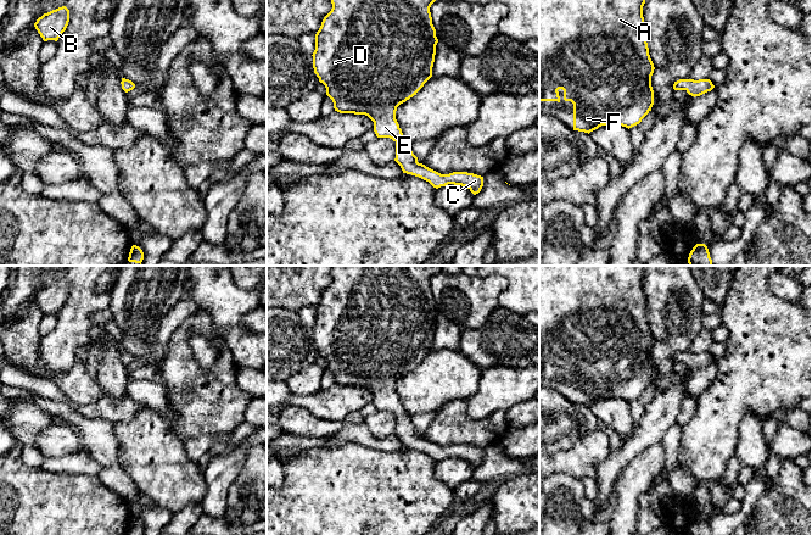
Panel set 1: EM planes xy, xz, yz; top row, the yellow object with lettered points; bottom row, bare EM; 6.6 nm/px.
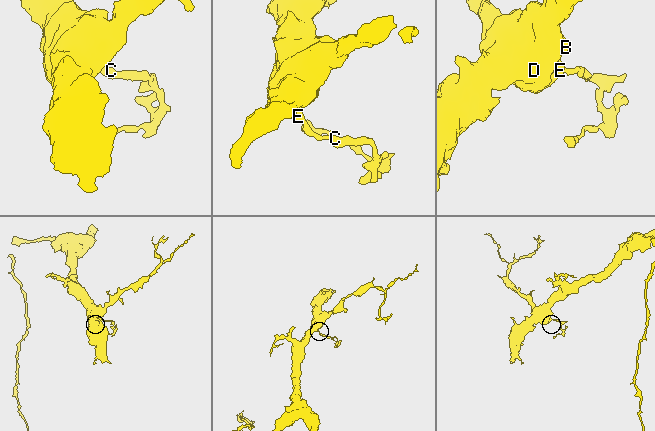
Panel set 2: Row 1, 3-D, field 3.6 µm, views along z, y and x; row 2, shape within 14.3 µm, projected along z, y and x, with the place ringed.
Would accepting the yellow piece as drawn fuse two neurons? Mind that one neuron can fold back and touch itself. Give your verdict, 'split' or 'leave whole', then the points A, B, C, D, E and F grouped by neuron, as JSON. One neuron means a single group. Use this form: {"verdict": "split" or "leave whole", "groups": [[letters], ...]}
{"verdict": "leave whole", "groups": [["A", "B", "C", "D", "E", "F"]]}

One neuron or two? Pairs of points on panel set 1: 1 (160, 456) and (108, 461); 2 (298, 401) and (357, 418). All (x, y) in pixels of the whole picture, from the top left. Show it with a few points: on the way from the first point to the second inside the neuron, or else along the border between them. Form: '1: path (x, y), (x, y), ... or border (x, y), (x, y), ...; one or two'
1: border (112, 432), (117, 444), (117, 462), (134, 483); two
2: border (358, 411), (340, 421), (319, 418); two

